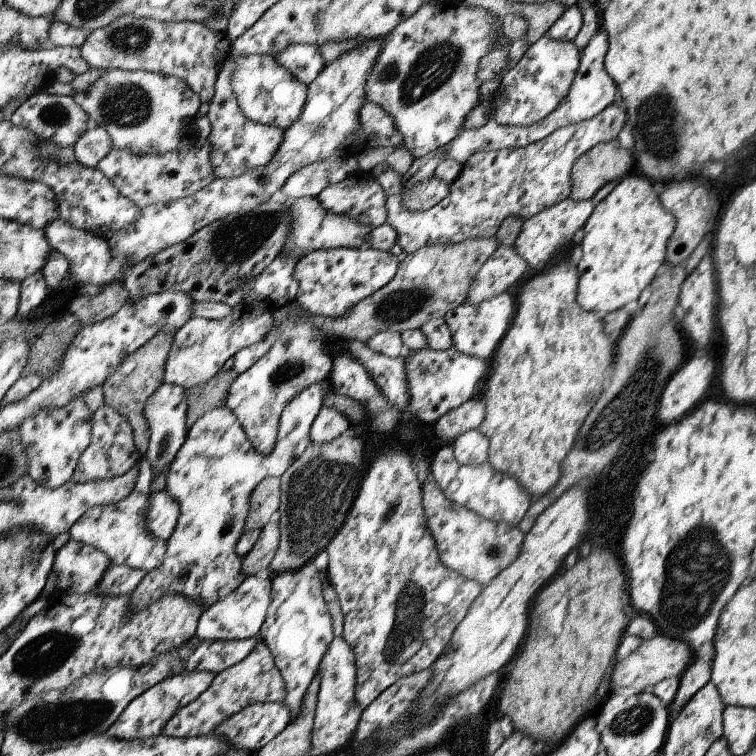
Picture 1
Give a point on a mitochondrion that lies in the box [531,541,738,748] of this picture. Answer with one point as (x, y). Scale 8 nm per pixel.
(634, 720)

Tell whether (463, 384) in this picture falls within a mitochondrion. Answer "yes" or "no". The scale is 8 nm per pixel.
no

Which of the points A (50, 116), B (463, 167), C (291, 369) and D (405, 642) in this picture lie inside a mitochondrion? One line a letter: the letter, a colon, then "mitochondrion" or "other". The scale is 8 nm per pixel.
A: mitochondrion
B: other
C: mitochondrion
D: mitochondrion

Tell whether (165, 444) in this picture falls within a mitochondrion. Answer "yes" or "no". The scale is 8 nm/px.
yes

